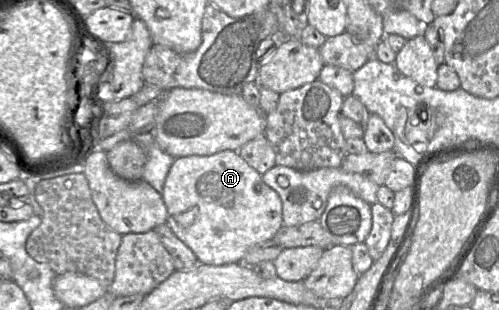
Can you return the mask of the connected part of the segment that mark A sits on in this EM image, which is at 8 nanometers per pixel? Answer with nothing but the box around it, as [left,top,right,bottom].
[161,150,283,265]

